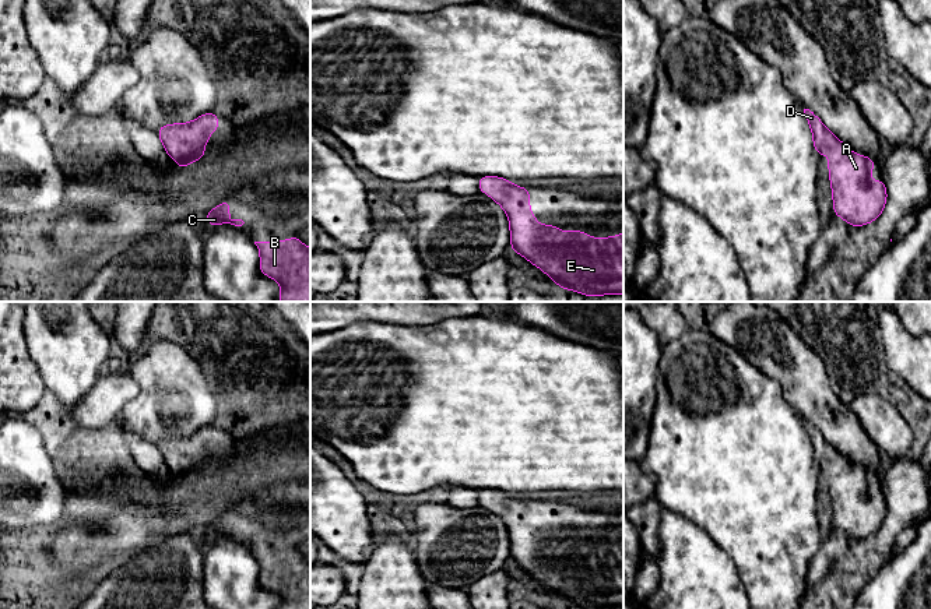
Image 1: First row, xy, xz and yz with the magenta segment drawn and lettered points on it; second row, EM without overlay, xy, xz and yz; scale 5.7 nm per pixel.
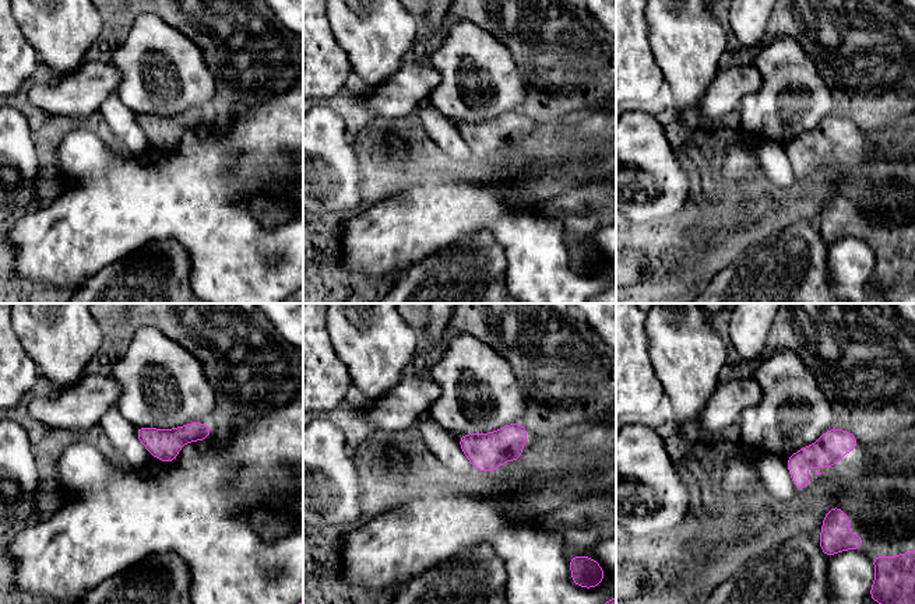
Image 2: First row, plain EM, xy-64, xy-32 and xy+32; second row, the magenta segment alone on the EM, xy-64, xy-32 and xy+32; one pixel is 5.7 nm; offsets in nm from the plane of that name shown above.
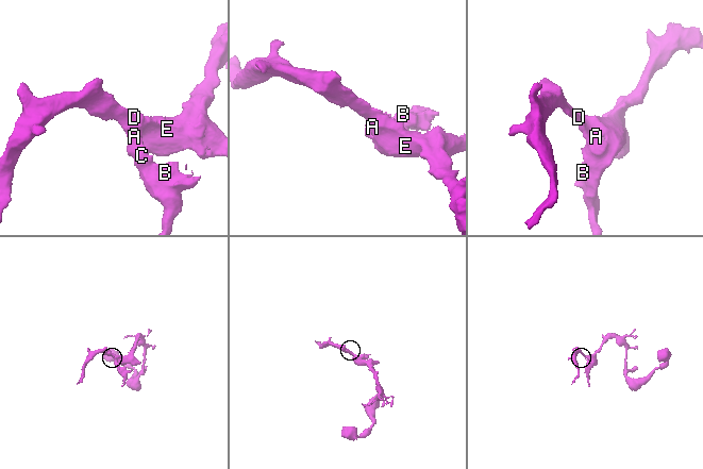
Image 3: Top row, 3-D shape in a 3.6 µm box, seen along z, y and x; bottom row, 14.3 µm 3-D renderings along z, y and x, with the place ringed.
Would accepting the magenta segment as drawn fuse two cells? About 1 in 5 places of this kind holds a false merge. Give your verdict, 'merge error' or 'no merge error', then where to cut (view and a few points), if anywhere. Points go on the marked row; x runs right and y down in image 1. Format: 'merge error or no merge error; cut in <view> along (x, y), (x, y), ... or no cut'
no merge error; no cut

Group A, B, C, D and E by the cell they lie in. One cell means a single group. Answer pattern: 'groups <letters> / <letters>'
groups A B C D E

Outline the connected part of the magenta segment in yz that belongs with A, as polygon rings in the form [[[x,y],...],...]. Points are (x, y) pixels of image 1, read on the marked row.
[[[804,109],[804,116],[812,130],[814,151],[821,155],[821,161],[825,152],[832,154],[828,169],[833,215],[842,217],[853,228],[878,219],[886,204],[888,193],[882,179],[875,183],[868,179],[876,166],[875,161],[851,152],[809,109]]]

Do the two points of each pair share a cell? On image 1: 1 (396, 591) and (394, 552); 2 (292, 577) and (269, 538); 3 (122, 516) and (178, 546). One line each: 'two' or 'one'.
1: one
2: one
3: two

